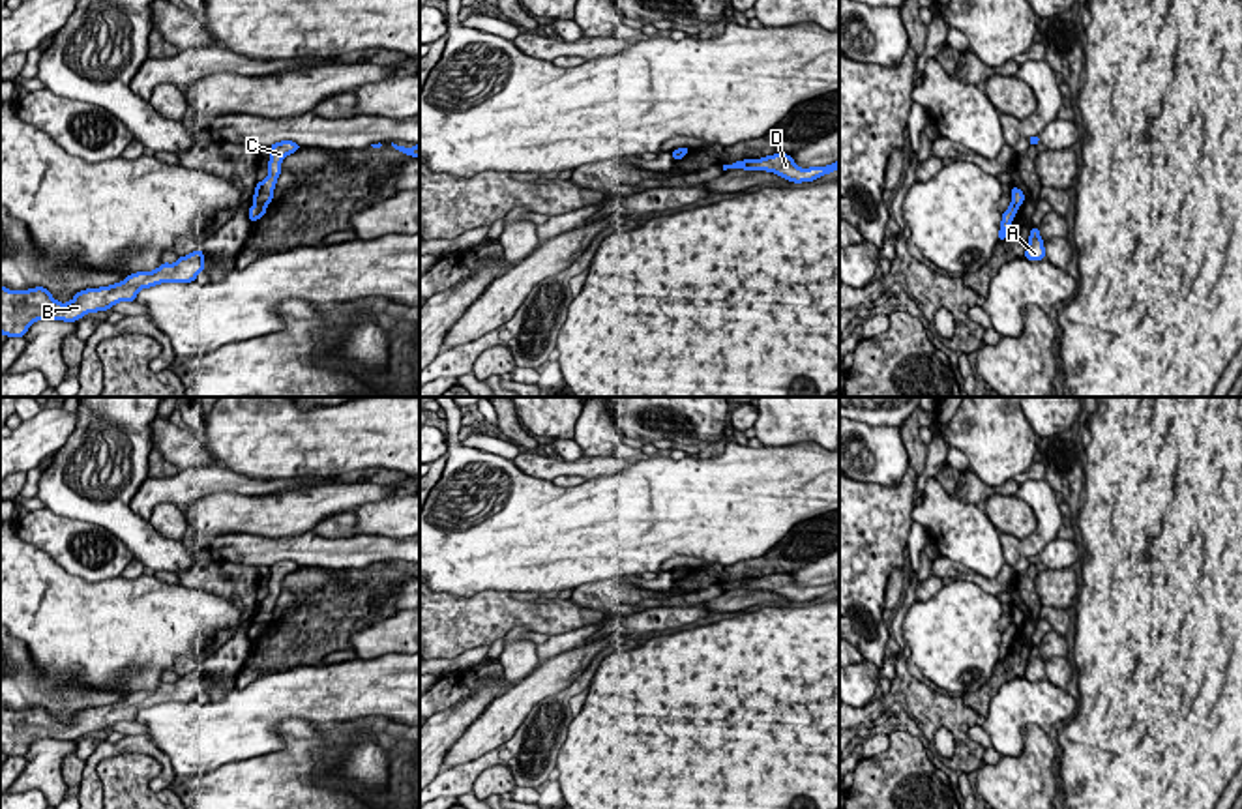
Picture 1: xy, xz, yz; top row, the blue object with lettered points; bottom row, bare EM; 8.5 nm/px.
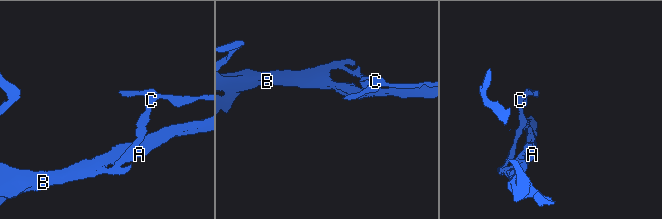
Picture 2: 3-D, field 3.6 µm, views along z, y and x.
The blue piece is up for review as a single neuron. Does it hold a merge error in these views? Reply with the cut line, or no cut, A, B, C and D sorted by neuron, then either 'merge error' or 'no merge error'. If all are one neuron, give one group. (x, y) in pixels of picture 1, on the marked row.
cut in xy along (255, 203), (266, 205); A B D / C; merge error

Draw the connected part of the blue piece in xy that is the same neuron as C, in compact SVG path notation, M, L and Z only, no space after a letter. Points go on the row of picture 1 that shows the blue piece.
M281 140L270 146L270 161L268 161L270 174L257 184L253 195L255 204L270 204L274 200L274 189L281 174L281 163L288 154L294 154L300 148L302 146L292 140Z

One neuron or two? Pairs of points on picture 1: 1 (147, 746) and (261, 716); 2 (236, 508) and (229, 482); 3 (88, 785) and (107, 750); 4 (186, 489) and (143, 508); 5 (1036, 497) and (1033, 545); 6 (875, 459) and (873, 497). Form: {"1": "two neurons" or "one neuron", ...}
{"1": "two neurons", "2": "two neurons", "3": "one neuron", "4": "one neuron", "5": "one neuron", "6": "two neurons"}

